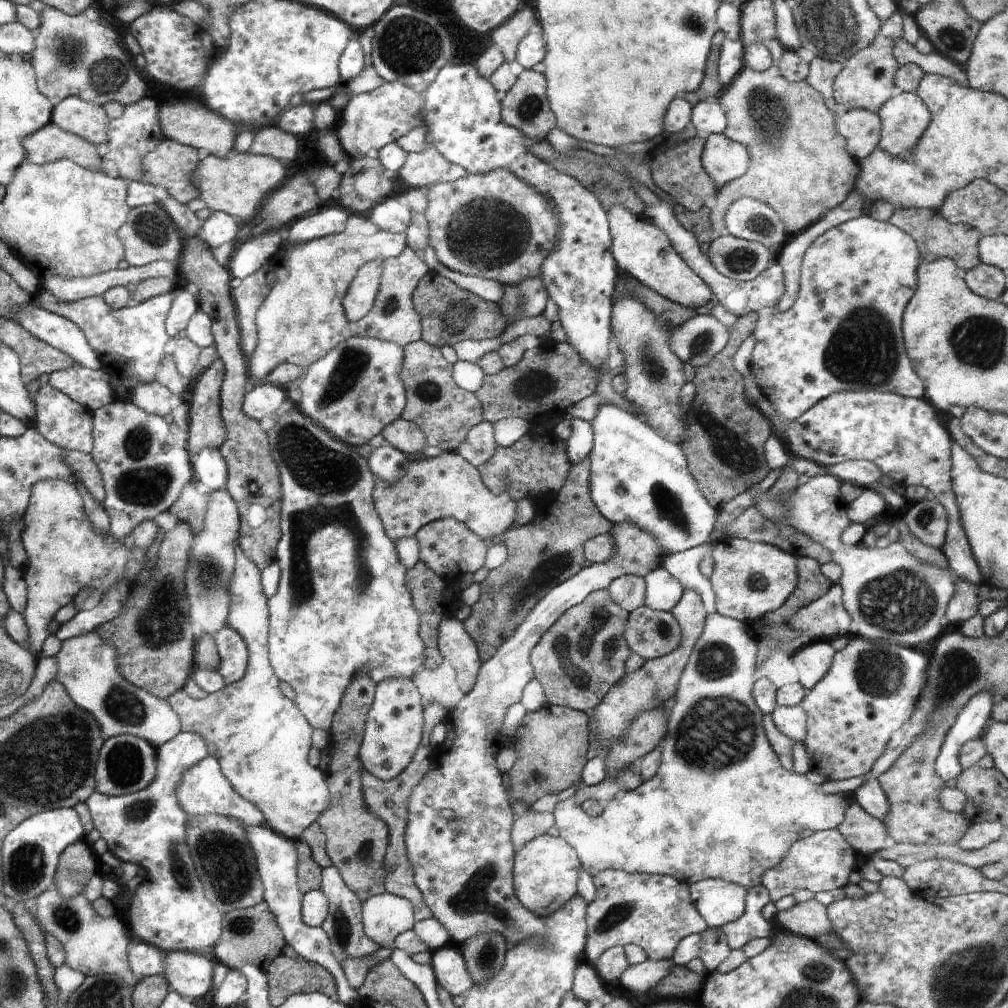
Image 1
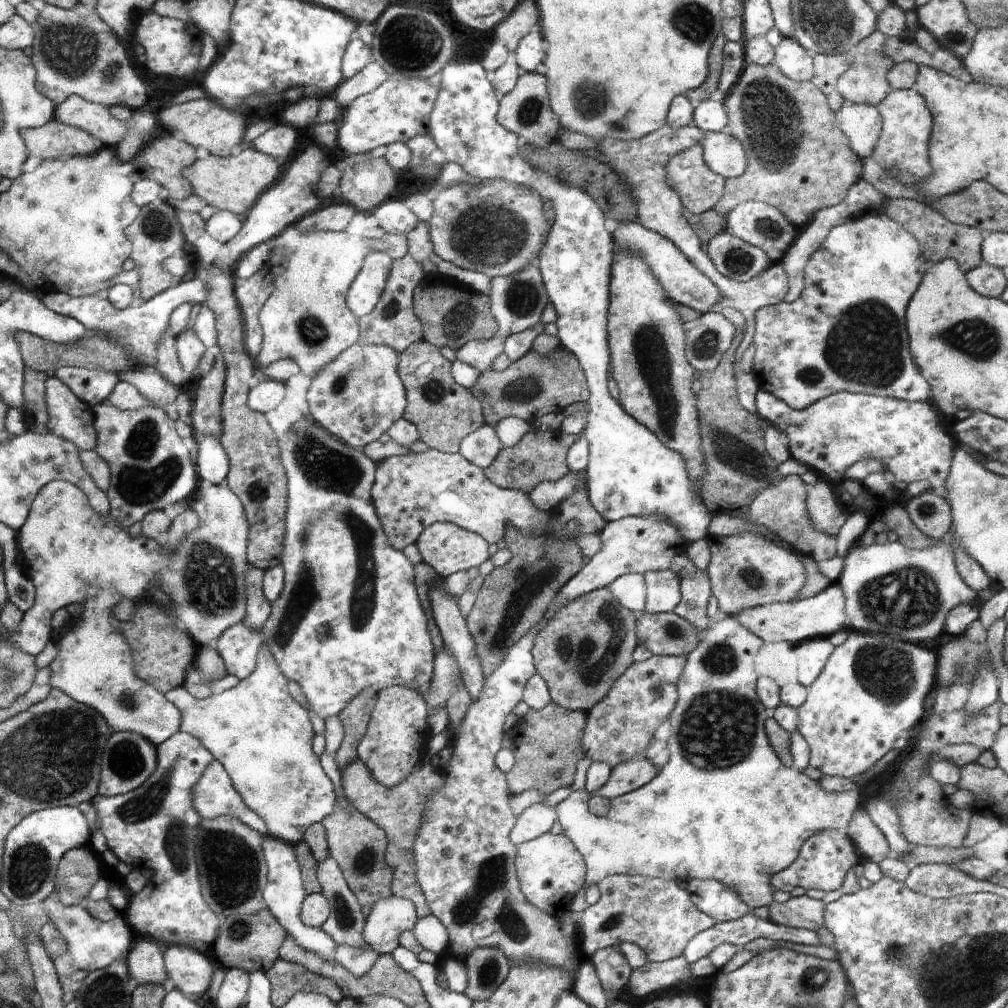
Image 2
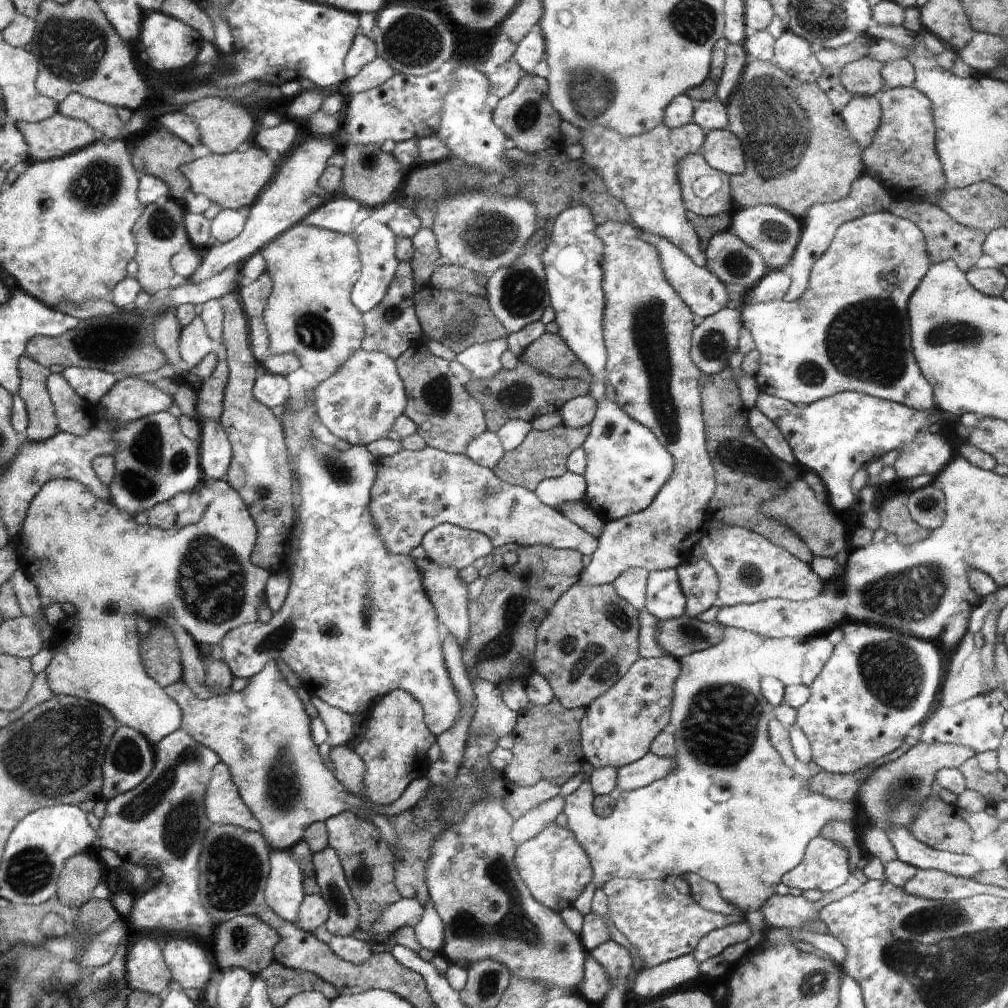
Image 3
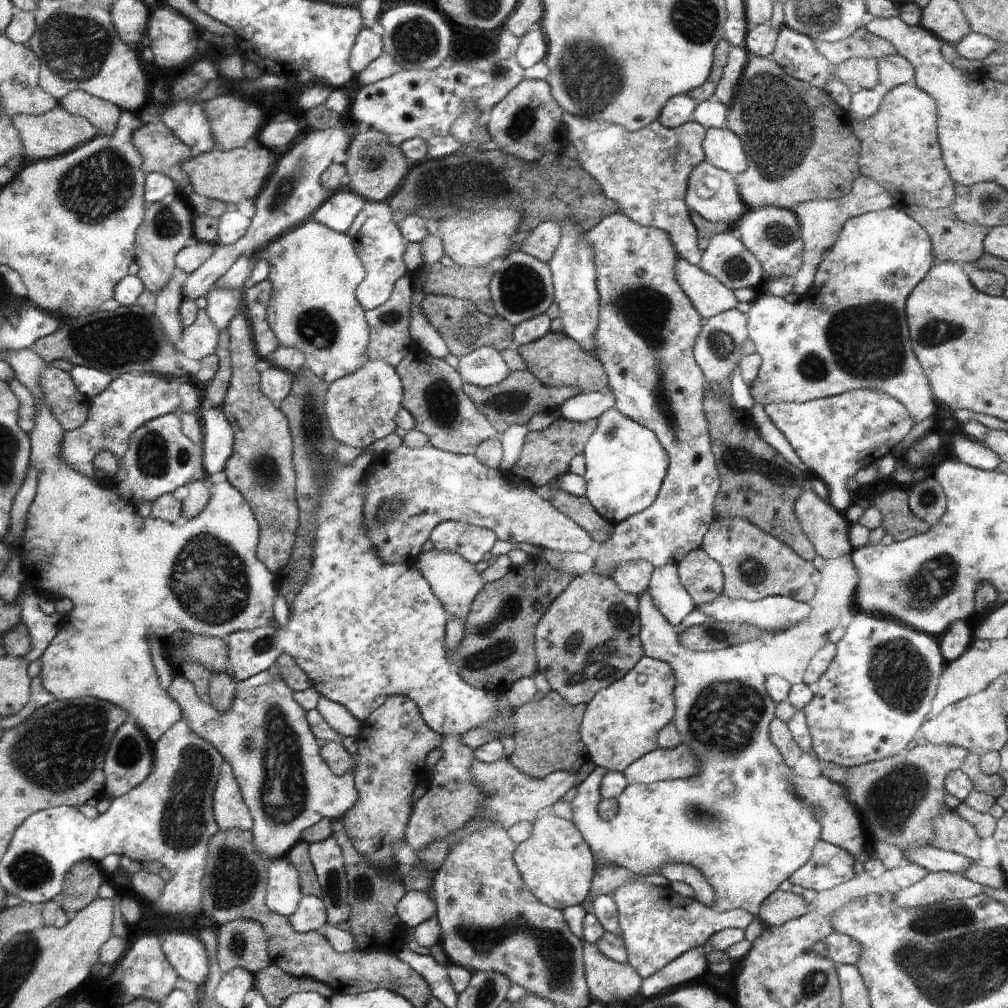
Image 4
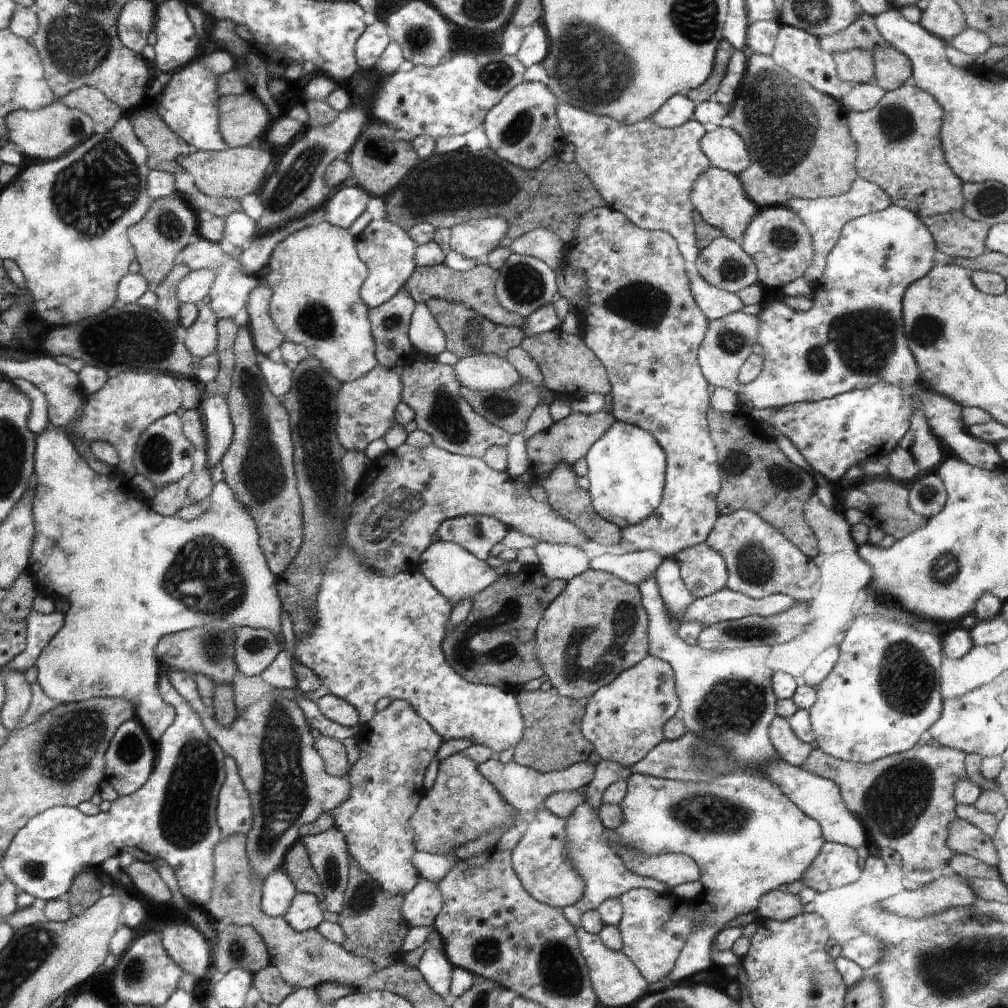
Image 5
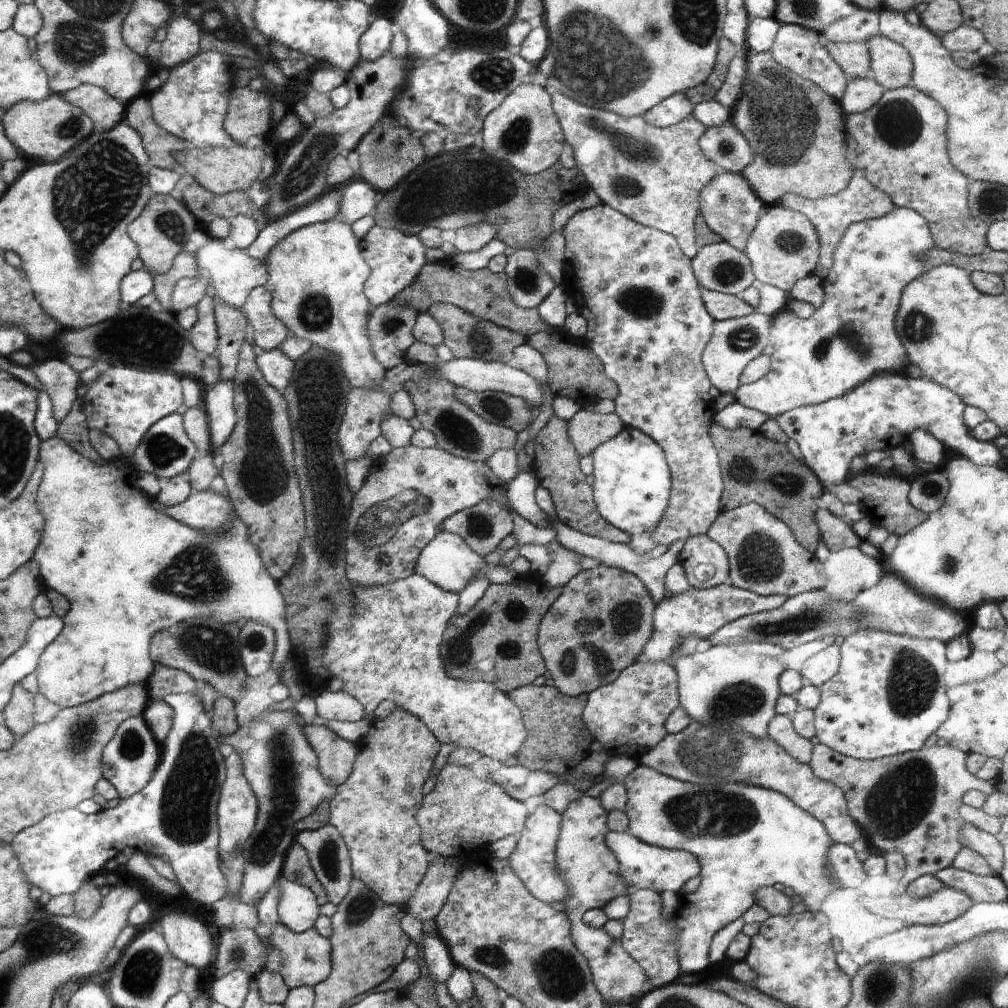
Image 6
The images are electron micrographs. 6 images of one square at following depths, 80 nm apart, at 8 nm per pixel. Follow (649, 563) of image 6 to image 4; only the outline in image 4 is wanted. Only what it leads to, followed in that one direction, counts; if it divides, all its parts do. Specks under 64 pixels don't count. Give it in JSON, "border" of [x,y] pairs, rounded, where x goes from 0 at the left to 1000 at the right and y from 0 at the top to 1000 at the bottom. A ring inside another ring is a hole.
{"border":[[[641,583],[639,587],[634,591],[634,608],[636,615],[636,626],[634,632],[636,633],[637,643],[641,652],[652,653],[653,655],[659,655],[662,657],[668,665],[670,671],[670,710],[667,716],[671,719],[678,736],[682,741],[690,747],[691,753],[695,754],[695,765],[689,770],[682,773],[669,773],[655,777],[625,777],[615,787],[613,791],[614,803],[611,810],[604,814],[600,814],[598,811],[594,809],[592,805],[594,796],[596,795],[595,779],[597,776],[597,770],[599,770],[599,764],[597,761],[591,761],[583,771],[578,774],[571,782],[571,790],[566,794],[568,800],[568,813],[571,821],[576,825],[581,837],[585,840],[586,846],[589,848],[591,857],[593,856],[609,856],[610,858],[622,861],[626,863],[630,868],[646,868],[652,865],[655,858],[667,854],[668,856],[683,856],[687,859],[690,859],[698,871],[702,874],[702,877],[706,878],[708,883],[708,895],[706,895],[705,901],[709,905],[717,906],[726,902],[736,902],[744,907],[750,909],[753,904],[755,895],[764,889],[772,879],[782,873],[783,870],[790,865],[795,859],[798,859],[802,855],[802,852],[806,849],[807,841],[809,837],[814,833],[814,819],[809,813],[807,806],[799,801],[795,794],[791,792],[787,781],[783,776],[783,772],[788,769],[787,763],[780,760],[777,750],[774,745],[766,738],[763,729],[764,715],[769,711],[769,696],[762,688],[759,682],[759,675],[761,671],[758,671],[758,667],[752,663],[752,645],[754,645],[754,637],[739,637],[729,642],[722,642],[719,644],[712,644],[709,646],[688,646],[682,644],[674,638],[673,627],[668,619],[665,619],[663,615],[659,613],[659,610],[652,604],[649,599],[647,590]],[[698,938],[688,938],[678,944],[673,950],[663,955],[657,962],[650,964],[635,977],[635,986],[643,991],[659,986],[668,978],[683,976],[685,972],[698,968],[702,964],[702,952]]]}

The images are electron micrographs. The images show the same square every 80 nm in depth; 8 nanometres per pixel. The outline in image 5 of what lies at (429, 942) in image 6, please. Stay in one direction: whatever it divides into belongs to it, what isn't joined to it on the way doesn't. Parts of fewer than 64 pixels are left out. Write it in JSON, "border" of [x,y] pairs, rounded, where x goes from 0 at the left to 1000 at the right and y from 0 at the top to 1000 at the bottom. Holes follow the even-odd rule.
{"border":[[[431,939],[422,941],[413,958],[420,966],[423,974],[429,979],[429,982],[445,994],[448,991],[445,980],[449,959],[440,942]]]}

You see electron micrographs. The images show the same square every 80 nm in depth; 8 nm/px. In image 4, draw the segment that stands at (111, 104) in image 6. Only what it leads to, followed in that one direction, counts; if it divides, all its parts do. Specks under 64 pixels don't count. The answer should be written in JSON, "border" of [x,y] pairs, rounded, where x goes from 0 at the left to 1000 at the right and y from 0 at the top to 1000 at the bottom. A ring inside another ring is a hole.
{"border":[[[83,90],[69,91],[59,105],[72,114],[85,116],[99,128],[101,134],[111,133],[119,117],[119,109],[114,103]]]}

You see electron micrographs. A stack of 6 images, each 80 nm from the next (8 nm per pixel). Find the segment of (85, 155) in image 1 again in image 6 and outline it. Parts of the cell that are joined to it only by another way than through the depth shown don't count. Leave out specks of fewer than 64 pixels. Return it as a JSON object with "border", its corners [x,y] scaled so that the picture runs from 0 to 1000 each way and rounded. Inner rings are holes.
{"border":[[[52,92],[38,101],[27,99],[14,102],[1,118],[4,131],[16,149],[23,149],[26,155],[45,162],[56,161],[91,133],[90,116],[62,92]]]}

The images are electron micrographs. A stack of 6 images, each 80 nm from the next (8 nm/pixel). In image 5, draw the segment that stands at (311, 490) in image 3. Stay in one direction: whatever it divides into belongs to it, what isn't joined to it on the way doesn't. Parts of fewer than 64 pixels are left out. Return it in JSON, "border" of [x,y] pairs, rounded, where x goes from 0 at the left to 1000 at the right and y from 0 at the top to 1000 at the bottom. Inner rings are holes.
{"border":[[[342,534],[334,554],[330,555],[329,560],[322,562],[321,571],[318,575],[317,585],[314,588],[314,594],[312,601],[313,611],[311,612],[311,624],[305,632],[293,638],[293,652],[296,657],[309,663],[315,673],[319,675],[319,680],[325,681],[326,688],[340,692],[353,702],[356,706],[356,716],[359,722],[361,722],[362,718],[367,716],[374,707],[373,696],[375,696],[377,692],[385,690],[385,692],[399,693],[409,698],[411,704],[416,707],[421,714],[424,714],[425,718],[428,718],[428,721],[436,727],[440,735],[448,733],[463,734],[466,735],[468,739],[486,741],[492,750],[498,746],[498,744],[502,744],[502,742],[510,742],[516,734],[519,733],[519,729],[522,725],[518,704],[514,702],[514,697],[512,696],[512,688],[502,687],[497,682],[490,680],[463,676],[459,671],[455,671],[451,664],[448,663],[448,660],[445,659],[442,654],[442,649],[439,647],[438,639],[440,638],[440,633],[442,633],[444,629],[445,611],[449,604],[449,597],[434,585],[428,576],[426,576],[416,565],[407,568],[400,567],[392,572],[381,572],[375,568],[369,568],[368,564],[365,564],[364,561],[359,560],[356,554],[357,552],[355,552],[355,549],[352,549],[344,542],[344,536]],[[238,622],[230,631],[233,632],[234,659],[237,659],[238,668],[245,672],[264,666],[280,644],[271,627],[264,624]]]}

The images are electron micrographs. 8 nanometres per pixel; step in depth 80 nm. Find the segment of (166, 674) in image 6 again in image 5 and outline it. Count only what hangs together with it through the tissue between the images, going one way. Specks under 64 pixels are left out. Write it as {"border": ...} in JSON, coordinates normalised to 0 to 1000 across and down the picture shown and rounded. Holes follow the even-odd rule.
{"border":[[[167,666],[171,683],[197,707],[202,722],[218,737],[223,750],[234,755],[238,772],[248,787],[251,804],[251,818],[244,827],[245,854],[249,865],[262,875],[270,864],[282,858],[284,841],[296,833],[296,821],[321,807],[328,808],[347,792],[347,770],[330,771],[324,766],[302,716],[300,699],[294,695],[274,691],[270,685],[243,703],[240,709],[236,708],[229,721],[222,722],[210,712],[209,703],[203,700],[193,675],[183,666]]]}

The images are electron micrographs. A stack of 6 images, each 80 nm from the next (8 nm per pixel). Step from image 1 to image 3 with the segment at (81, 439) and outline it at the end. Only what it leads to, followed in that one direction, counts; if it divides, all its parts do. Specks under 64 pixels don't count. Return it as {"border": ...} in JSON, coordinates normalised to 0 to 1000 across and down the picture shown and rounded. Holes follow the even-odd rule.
{"border":[[[50,370],[45,382],[55,403],[58,427],[75,433],[86,432],[95,421],[97,403],[80,394],[62,370]]]}

